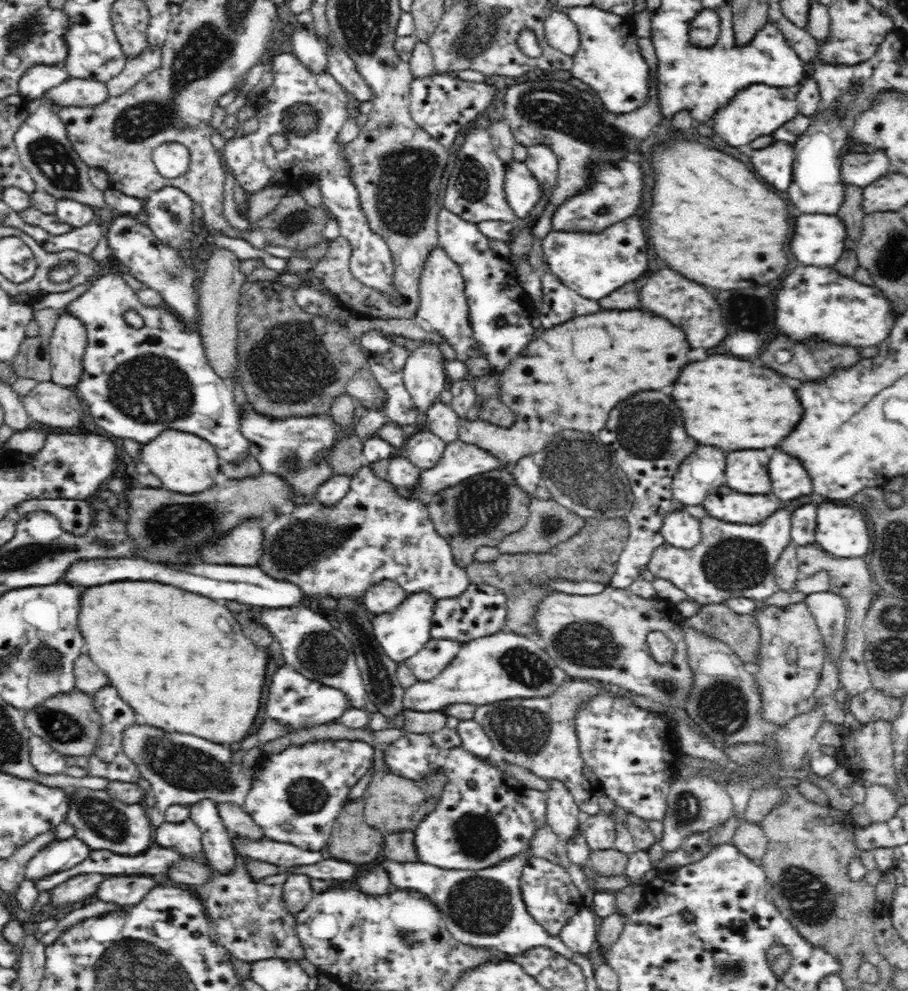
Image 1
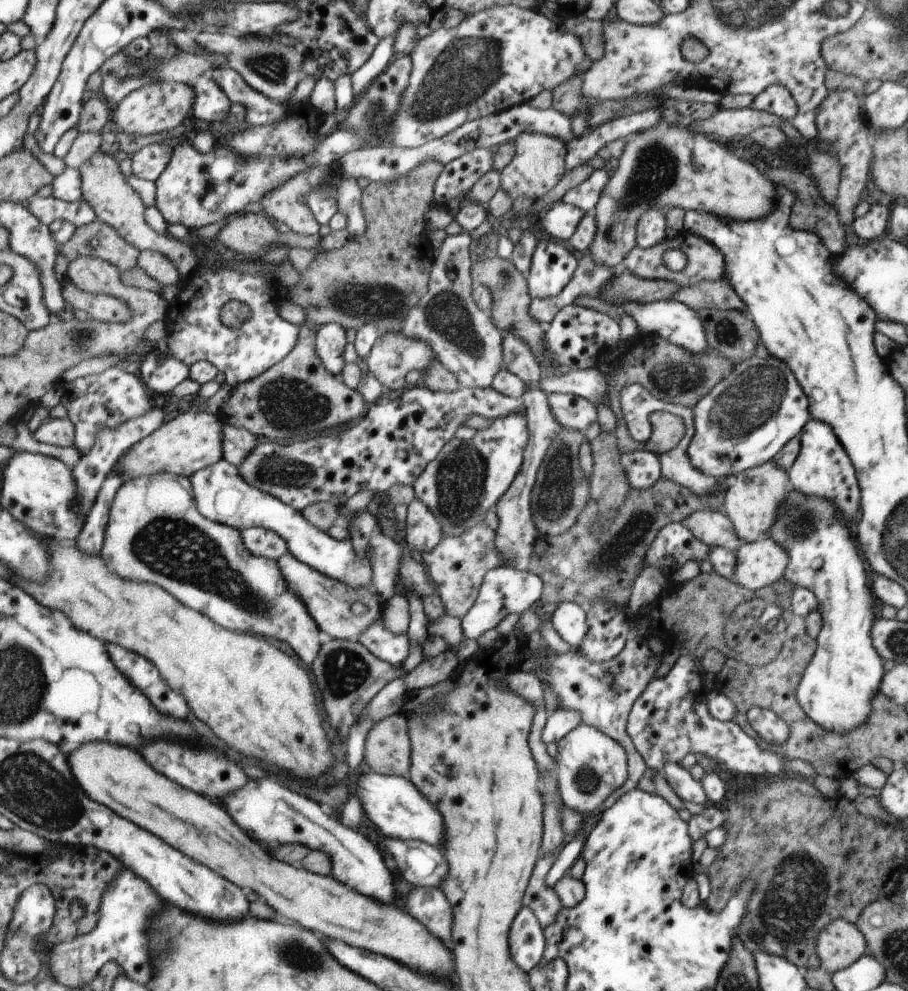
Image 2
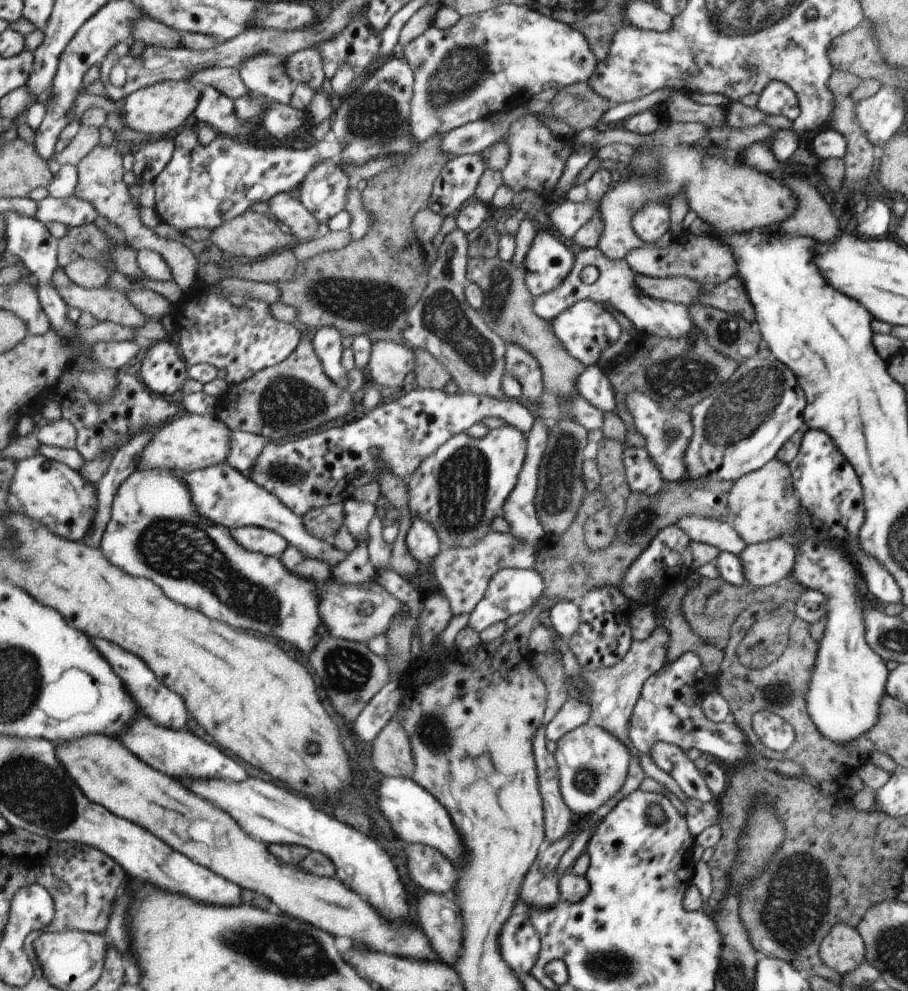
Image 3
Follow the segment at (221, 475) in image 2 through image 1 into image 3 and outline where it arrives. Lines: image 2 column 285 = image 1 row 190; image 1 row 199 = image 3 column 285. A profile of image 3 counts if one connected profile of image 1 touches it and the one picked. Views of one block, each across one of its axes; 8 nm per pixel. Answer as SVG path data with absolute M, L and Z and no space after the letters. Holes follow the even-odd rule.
M227 461L199 471L191 473L175 471L175 474L185 479L190 486L190 492L194 497L193 500L198 512L216 524L225 525L231 530L249 526L270 529L282 535L287 543L300 551L305 559L326 563L331 570L347 561L350 556L347 552L334 548L332 542L314 536L314 533L307 529L303 517L283 504L277 496L260 488L254 481L250 480L247 474L241 473L233 465L229 465Z

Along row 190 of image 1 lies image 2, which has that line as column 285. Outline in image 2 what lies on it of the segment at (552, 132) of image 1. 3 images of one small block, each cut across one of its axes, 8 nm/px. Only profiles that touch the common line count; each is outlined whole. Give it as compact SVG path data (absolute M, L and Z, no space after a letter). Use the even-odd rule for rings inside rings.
M287 552L278 561L279 568L282 569L283 577L289 585L291 592L299 596L311 616L327 638L346 639L347 641L357 641L358 637L366 631L367 627L379 620L385 609L385 602L373 589L351 588L349 584L343 584L339 580L333 580L329 576L323 575L318 569L311 568L310 565L299 561L291 552Z

